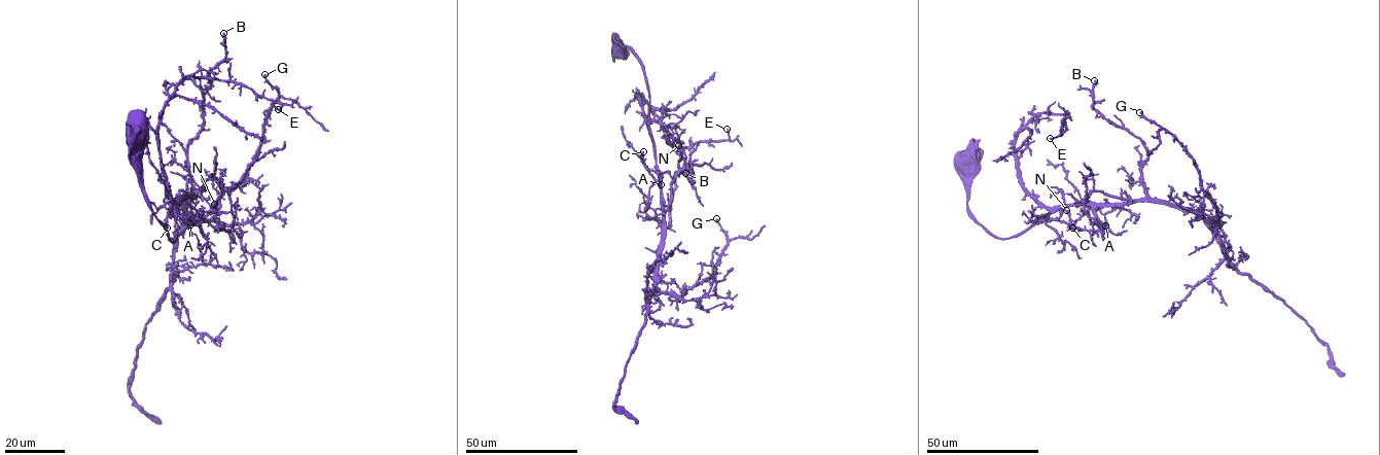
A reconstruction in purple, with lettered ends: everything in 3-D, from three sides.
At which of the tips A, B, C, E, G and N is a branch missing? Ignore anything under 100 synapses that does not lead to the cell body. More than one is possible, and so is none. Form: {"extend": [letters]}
{"extend": ["A"]}

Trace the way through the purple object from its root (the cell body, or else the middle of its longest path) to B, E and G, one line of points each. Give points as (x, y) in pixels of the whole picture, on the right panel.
B: (967, 160), (967, 208), (1001, 238), (1018, 236), (1067, 207), (1142, 200), (1144, 145), (1093, 107), (1094, 80)
E: (967, 160), (969, 212), (1018, 236), (1049, 210), (1024, 187), (1016, 137), (1037, 114), (1067, 115), (1050, 138)
G: (967, 160), (967, 208), (998, 238), (1067, 207), (1140, 201), (1212, 224), (1216, 206), (1193, 158), (1139, 112)

